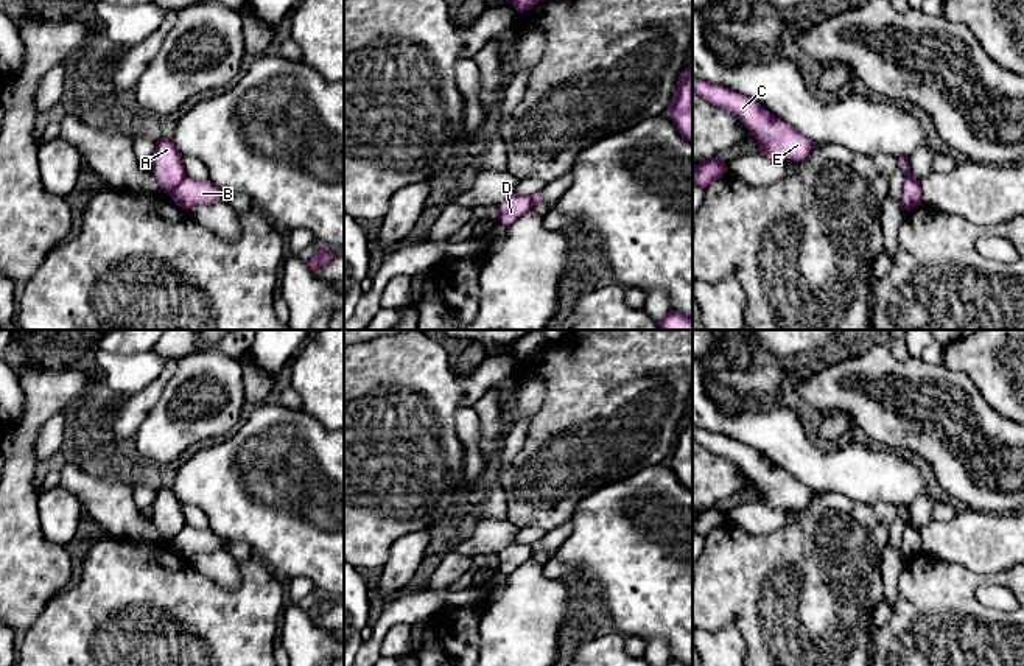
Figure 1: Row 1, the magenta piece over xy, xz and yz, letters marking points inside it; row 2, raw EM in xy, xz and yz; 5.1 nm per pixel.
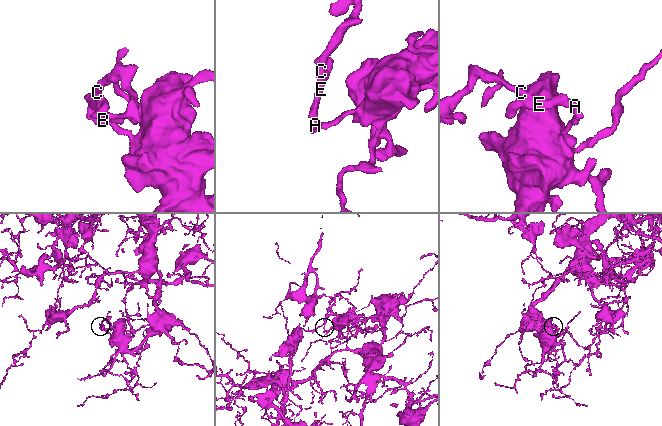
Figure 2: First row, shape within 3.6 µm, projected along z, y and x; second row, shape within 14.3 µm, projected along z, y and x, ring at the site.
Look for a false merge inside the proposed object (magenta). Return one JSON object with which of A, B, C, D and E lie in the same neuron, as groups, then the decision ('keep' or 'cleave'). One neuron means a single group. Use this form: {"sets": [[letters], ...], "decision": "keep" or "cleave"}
{"sets": [["A", "C", "D", "E"], ["B"]], "decision": "cleave"}

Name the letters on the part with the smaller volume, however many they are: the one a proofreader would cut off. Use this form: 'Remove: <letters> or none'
Remove: A, C, D, E

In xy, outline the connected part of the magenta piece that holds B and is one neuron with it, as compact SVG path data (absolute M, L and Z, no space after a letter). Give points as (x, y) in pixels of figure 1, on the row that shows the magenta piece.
M184 177L171 191L171 199L184 210L190 210L198 204L227 202L226 190L216 187L210 181L201 182Z

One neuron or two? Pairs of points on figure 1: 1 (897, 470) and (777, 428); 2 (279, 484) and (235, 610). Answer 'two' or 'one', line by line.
1: one
2: two

